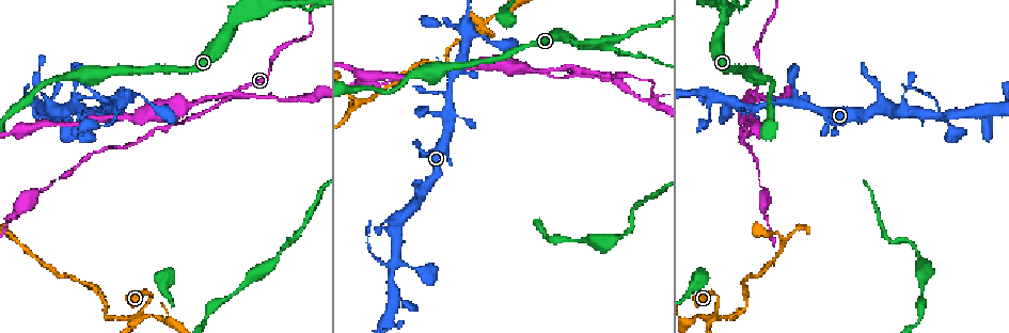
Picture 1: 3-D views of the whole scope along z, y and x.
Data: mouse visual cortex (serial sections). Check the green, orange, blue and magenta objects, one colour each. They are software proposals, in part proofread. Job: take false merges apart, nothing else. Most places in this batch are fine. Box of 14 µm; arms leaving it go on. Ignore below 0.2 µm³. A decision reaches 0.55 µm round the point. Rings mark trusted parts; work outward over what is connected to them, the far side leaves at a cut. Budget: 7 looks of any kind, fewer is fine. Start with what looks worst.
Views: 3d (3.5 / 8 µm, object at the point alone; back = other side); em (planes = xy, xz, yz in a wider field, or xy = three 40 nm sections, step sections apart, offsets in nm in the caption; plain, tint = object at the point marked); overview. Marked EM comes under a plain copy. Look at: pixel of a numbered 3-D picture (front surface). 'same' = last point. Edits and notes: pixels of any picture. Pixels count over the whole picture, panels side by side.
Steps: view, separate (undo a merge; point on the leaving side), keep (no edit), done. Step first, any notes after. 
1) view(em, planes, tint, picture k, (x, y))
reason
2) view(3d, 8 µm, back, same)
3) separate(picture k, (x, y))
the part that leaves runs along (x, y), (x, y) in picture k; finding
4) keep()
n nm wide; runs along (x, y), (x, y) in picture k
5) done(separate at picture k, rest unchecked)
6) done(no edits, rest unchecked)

view(3d, 3.5 µm, picture 1, (580, 69))
abrupt turn

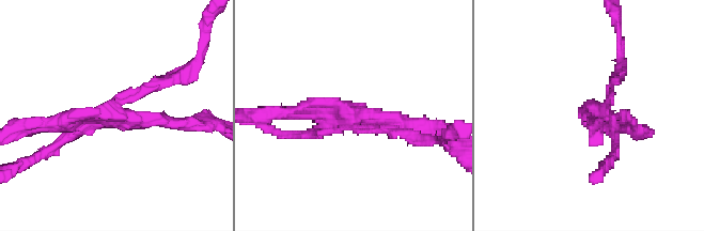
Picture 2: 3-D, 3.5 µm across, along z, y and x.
view(em, xy, step 3, tint, picture 2, (108, 111))

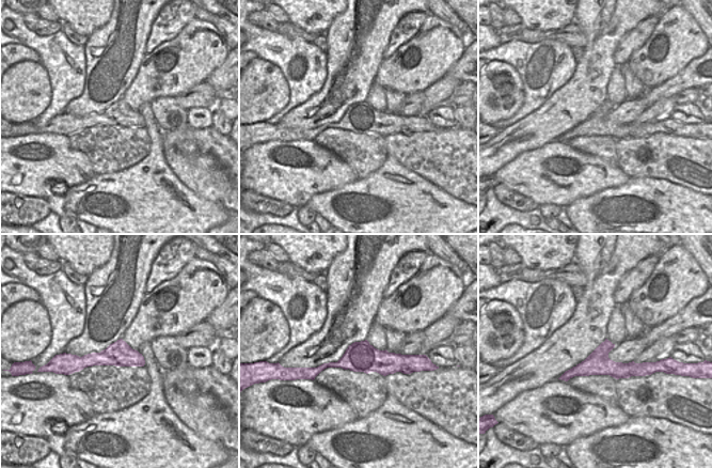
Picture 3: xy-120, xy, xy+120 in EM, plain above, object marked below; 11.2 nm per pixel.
view(em, xy, step 2, tint, same)
another direction

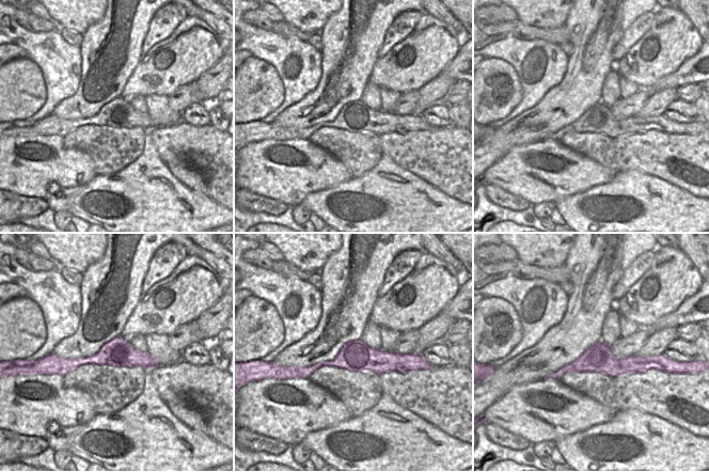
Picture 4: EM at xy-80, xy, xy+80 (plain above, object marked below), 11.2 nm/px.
separate(picture 2, (45, 123))
the part that leaves runs along (96, 112), (24, 126) in picture 2; two cells meet here

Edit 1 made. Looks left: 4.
view(overview)

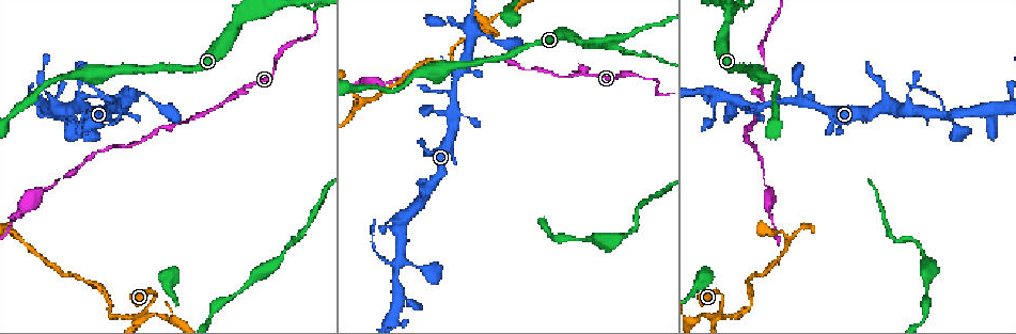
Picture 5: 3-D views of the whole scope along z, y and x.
view(3d, 3.5 µm, picture 5, (21, 241))
branch point

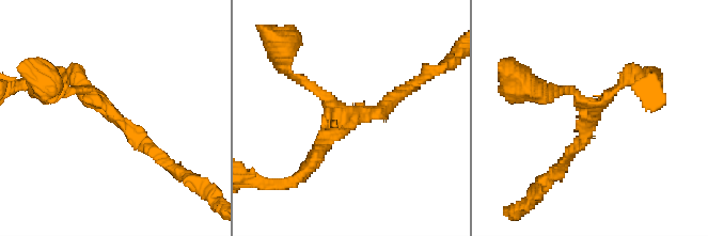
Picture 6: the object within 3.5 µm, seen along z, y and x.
view(em, xy, step 3, tint, picture 6, (583, 117))

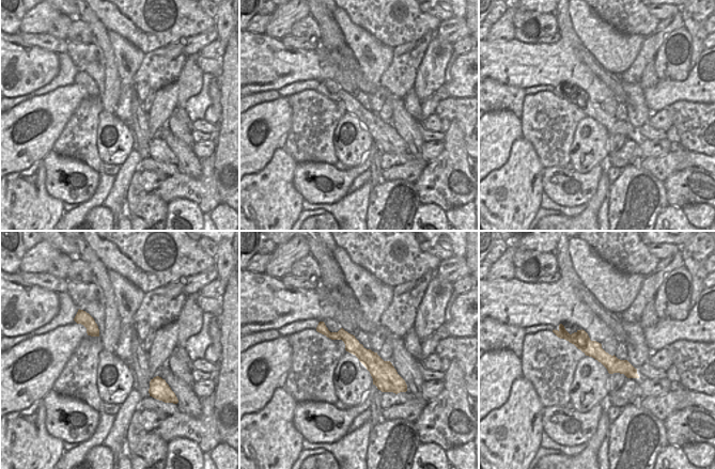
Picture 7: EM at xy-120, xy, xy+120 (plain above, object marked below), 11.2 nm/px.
keep()
runs along (168, 162), (85, 90), (60, 93) in picture 6; all the same cell

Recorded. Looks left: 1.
done(separate at picture 2, rest unchecked)

